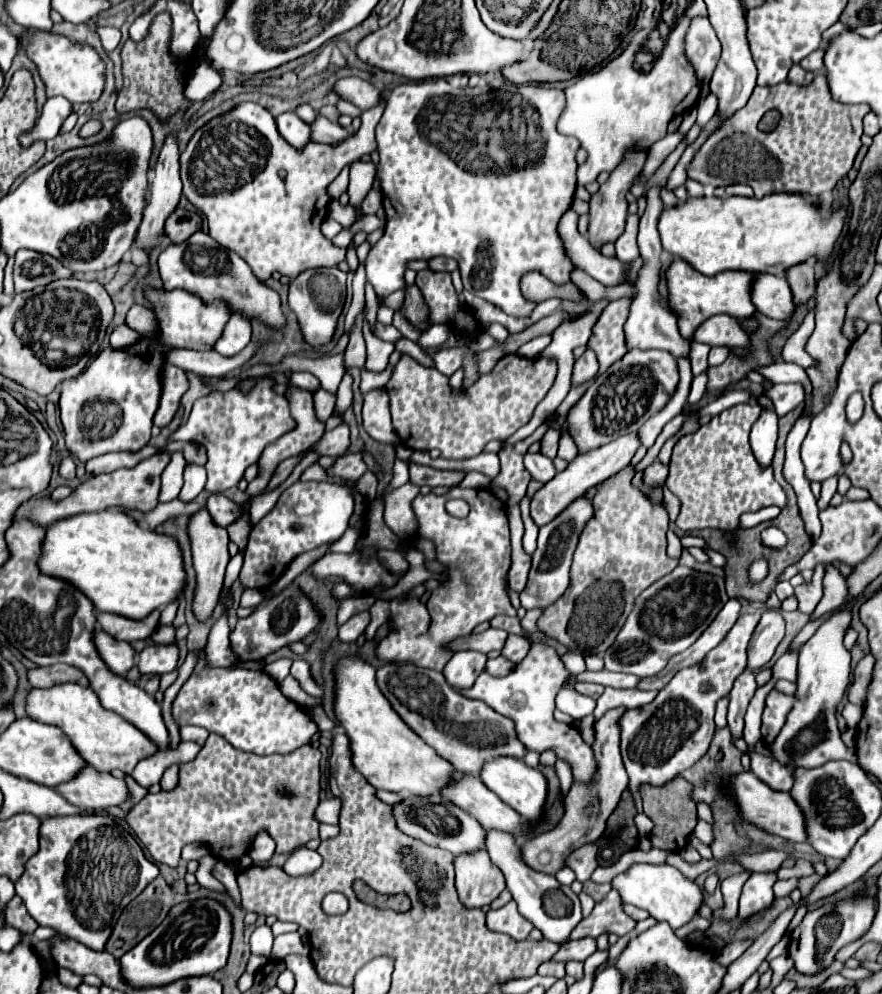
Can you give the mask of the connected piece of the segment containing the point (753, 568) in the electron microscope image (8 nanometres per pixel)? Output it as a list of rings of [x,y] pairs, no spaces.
[[[765,558],[755,560],[755,562],[749,566],[749,582],[751,582],[751,584],[761,582],[761,580],[767,576],[767,570],[769,570],[769,564],[767,564]]]

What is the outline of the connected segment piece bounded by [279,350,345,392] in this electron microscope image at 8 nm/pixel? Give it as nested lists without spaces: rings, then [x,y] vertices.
[[[345,350],[337,352],[335,356],[325,358],[287,358],[281,364],[281,372],[285,370],[307,370],[321,380],[321,386],[329,392],[337,392],[341,378],[345,376]]]

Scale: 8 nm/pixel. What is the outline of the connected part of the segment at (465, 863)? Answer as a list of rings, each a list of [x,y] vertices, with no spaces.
[[[487,852],[461,854],[455,858],[455,886],[467,908],[483,908],[505,890],[503,872],[489,860]]]

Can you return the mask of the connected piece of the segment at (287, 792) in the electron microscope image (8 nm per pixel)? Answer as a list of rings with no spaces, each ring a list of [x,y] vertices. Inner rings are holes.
[[[209,734],[197,758],[179,766],[177,786],[171,792],[147,794],[139,804],[129,810],[127,822],[141,840],[141,844],[149,850],[153,860],[171,868],[179,864],[183,846],[191,842],[205,844],[219,860],[239,862],[251,850],[251,844],[261,830],[265,830],[275,840],[275,854],[291,854],[293,850],[305,846],[309,840],[319,838],[319,820],[315,818],[321,792],[319,760],[321,752],[311,744],[301,746],[289,756],[255,756],[243,750],[235,750],[219,734]]]

